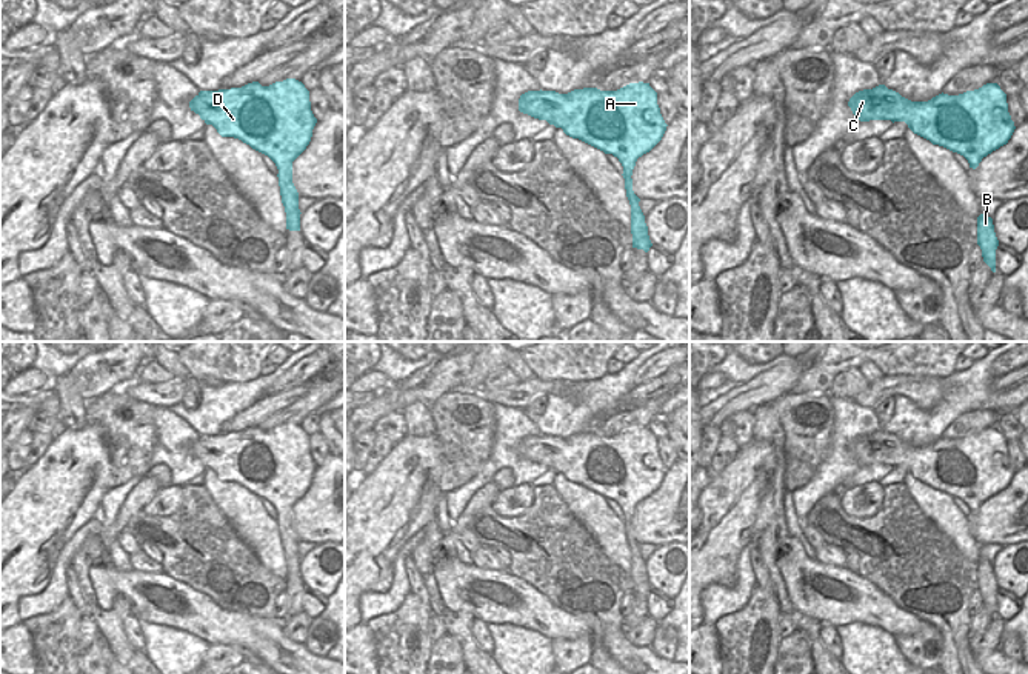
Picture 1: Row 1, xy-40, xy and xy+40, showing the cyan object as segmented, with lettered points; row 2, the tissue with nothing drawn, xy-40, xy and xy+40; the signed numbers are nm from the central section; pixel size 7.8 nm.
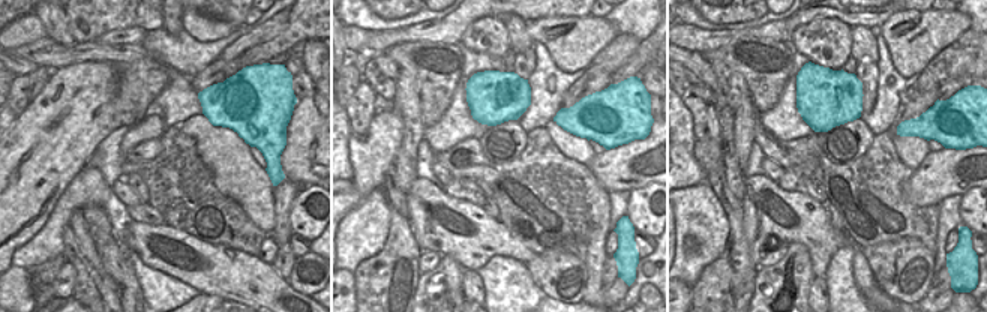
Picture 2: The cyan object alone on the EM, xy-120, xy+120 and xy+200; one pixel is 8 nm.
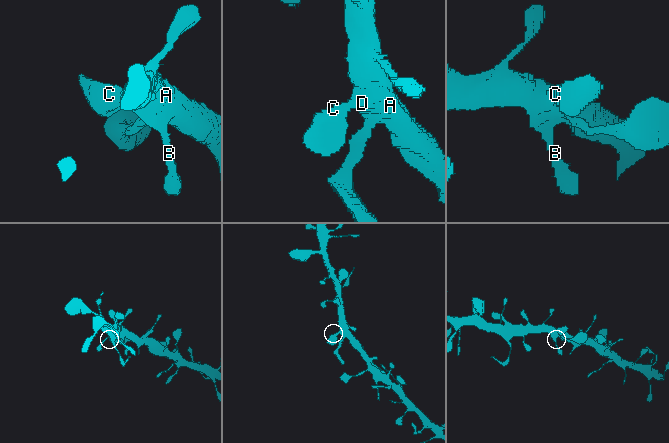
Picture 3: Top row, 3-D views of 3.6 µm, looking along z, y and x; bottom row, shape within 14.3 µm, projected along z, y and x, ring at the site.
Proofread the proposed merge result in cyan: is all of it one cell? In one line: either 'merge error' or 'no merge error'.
no merge error

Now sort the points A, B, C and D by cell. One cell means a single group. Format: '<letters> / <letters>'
A B C D

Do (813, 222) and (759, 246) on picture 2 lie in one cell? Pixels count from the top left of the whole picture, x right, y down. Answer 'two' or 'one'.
one

